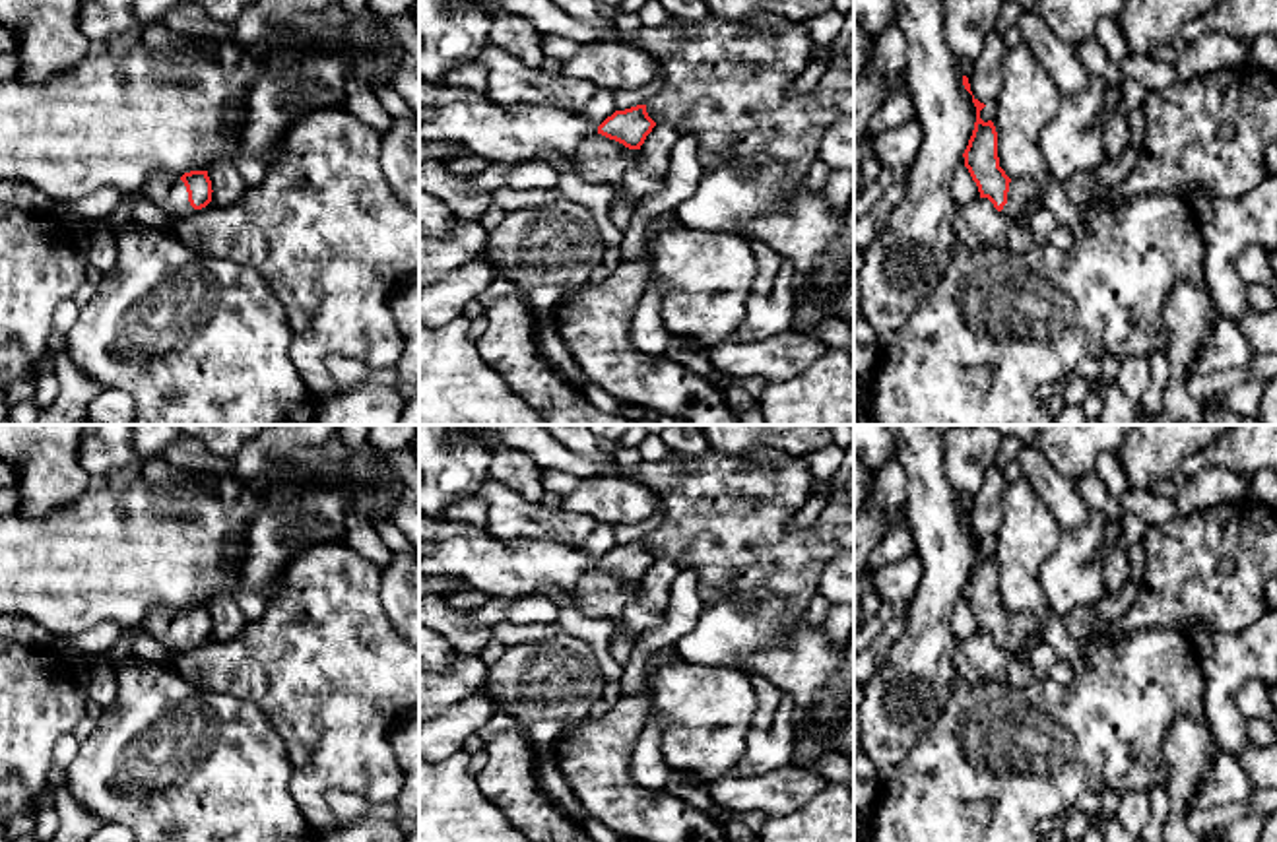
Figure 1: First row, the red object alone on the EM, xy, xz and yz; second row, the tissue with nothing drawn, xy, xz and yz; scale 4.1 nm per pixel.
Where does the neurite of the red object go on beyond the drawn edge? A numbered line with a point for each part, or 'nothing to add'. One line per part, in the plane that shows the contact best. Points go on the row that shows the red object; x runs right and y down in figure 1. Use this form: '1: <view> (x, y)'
1: xy (165, 189)

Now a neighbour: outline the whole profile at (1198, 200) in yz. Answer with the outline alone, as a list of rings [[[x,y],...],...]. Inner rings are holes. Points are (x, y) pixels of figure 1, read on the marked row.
[[[1192,188],[1184,194],[1182,200],[1184,200],[1188,210],[1192,210],[1199,215],[1211,206],[1213,194],[1205,188]]]

